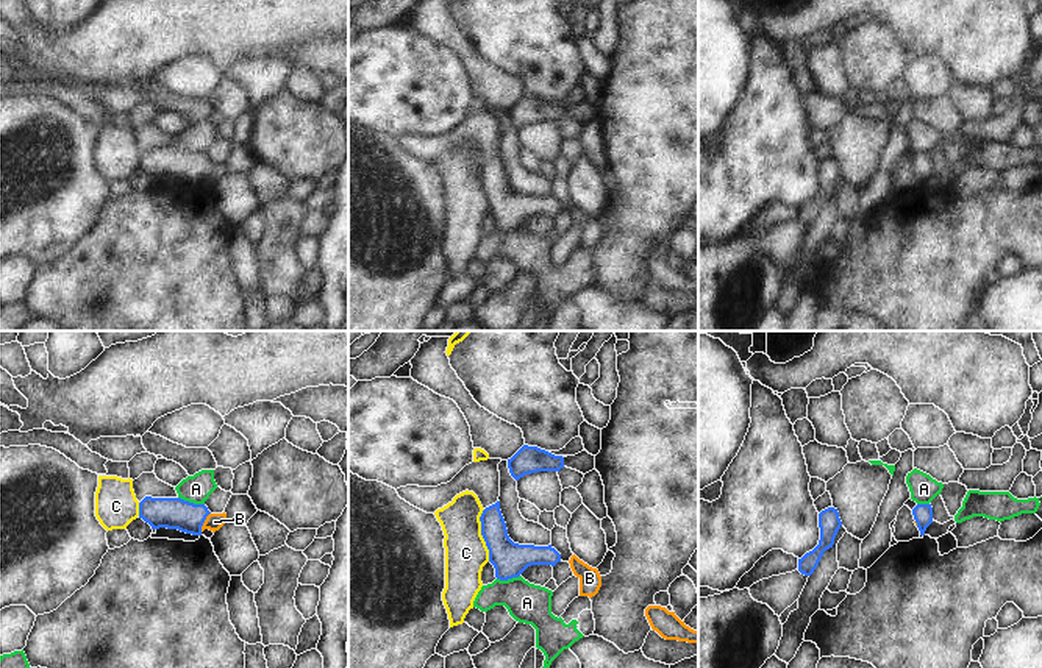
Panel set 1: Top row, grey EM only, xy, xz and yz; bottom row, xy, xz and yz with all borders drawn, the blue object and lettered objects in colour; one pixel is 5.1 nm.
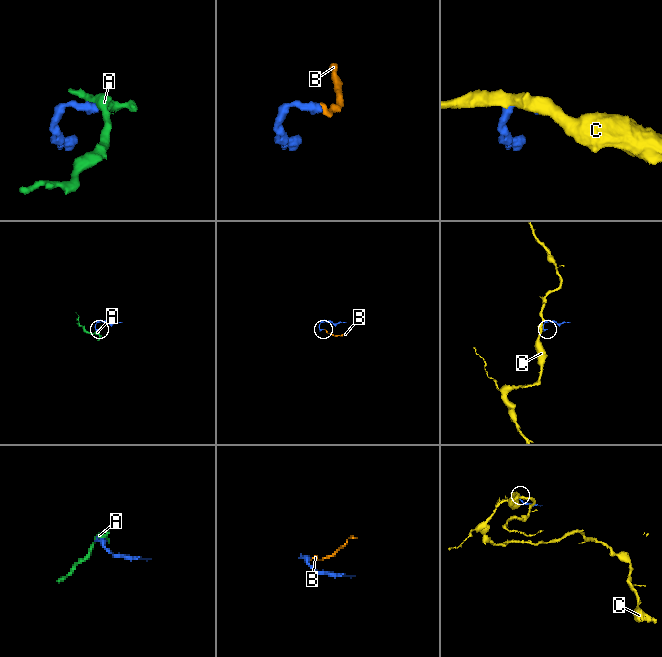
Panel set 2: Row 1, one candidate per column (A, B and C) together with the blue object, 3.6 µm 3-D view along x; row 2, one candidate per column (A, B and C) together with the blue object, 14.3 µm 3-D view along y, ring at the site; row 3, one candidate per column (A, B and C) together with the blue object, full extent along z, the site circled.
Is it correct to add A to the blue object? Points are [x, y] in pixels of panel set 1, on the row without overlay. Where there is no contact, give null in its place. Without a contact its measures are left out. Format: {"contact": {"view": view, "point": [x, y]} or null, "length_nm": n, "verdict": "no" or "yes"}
{"contact": {"view": "xy", "point": [191, 153]}, "length_nm": 140, "verdict": "no"}

